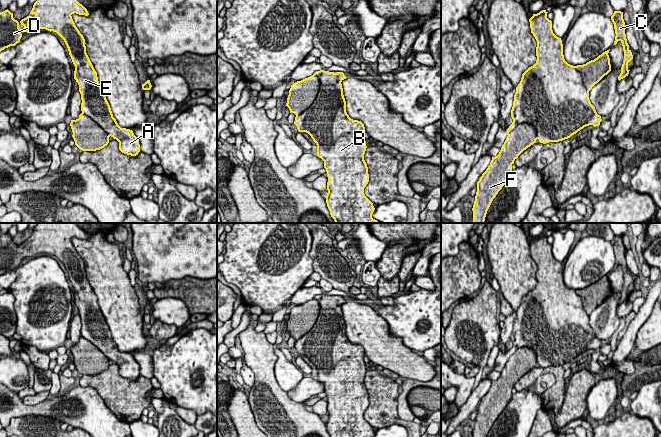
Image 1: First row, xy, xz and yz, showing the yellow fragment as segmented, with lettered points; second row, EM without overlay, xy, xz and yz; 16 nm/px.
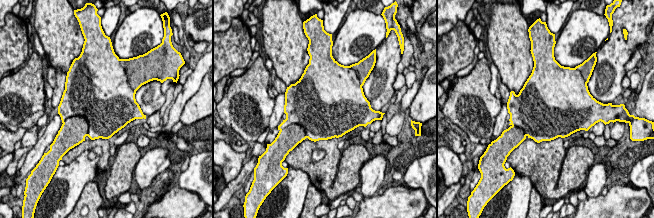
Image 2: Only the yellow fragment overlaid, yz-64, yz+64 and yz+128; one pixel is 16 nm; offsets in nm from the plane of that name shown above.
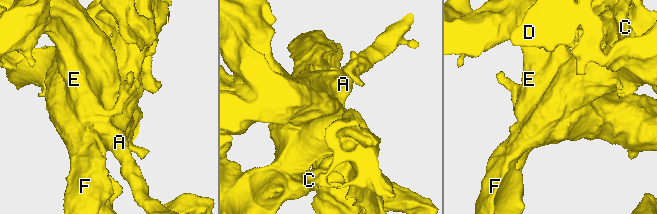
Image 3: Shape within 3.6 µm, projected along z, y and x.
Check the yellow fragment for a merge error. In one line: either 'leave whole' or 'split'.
split

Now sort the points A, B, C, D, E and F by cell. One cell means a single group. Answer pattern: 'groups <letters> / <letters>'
groups A B D E / C F

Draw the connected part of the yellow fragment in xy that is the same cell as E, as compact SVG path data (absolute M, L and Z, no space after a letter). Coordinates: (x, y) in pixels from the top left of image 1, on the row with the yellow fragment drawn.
M37 0L30 12L36 18L36 31L53 31L64 40L75 66L74 79L79 85L82 113L116 139L122 153L136 156L140 152L139 140L132 130L121 128L113 117L97 72L86 53L85 39L72 19L74 13L89 15L77 0Z

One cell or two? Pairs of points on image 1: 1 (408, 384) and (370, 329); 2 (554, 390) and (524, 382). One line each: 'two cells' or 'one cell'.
1: two cells
2: one cell

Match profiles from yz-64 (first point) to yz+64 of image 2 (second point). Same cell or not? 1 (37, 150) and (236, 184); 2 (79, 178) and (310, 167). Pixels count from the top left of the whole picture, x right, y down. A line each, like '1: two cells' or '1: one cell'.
1: one cell
2: two cells

